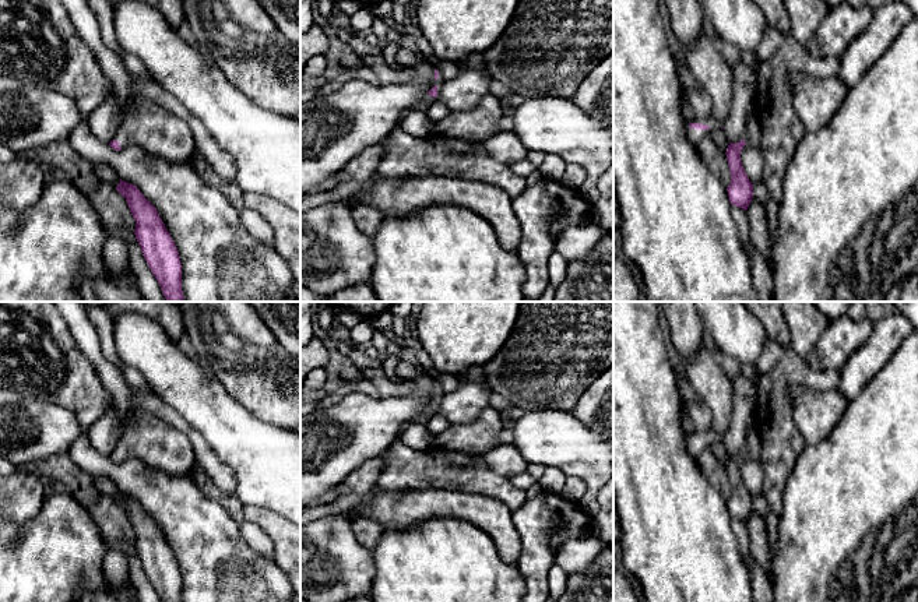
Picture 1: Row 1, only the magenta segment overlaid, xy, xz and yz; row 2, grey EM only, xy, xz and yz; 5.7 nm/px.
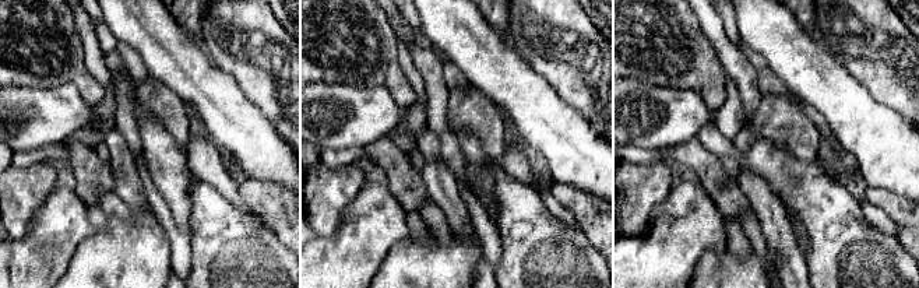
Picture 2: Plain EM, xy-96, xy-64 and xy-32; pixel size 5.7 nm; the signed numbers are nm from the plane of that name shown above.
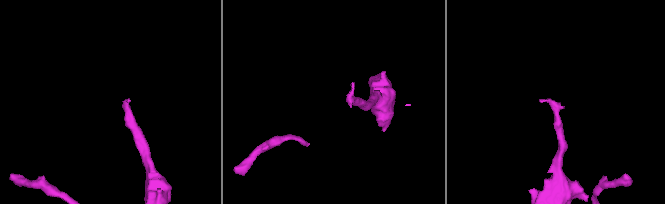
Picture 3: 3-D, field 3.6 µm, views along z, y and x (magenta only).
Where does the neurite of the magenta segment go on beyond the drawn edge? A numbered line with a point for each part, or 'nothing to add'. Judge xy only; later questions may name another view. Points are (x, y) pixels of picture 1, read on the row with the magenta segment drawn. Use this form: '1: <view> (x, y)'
1: xy (161, 133)

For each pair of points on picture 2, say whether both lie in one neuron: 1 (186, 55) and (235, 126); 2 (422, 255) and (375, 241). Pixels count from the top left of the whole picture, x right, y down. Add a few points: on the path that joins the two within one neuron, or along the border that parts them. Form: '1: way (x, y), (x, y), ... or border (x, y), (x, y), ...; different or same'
1: way (190, 73), (224, 108); same
2: border (411, 235), (398, 241), (390, 249), (376, 273); different

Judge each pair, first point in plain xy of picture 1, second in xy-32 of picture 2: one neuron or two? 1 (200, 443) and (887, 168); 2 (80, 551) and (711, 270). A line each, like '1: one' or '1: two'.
1: two
2: two

